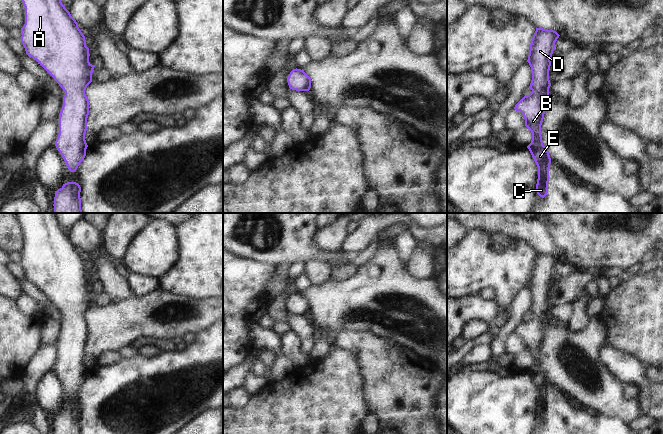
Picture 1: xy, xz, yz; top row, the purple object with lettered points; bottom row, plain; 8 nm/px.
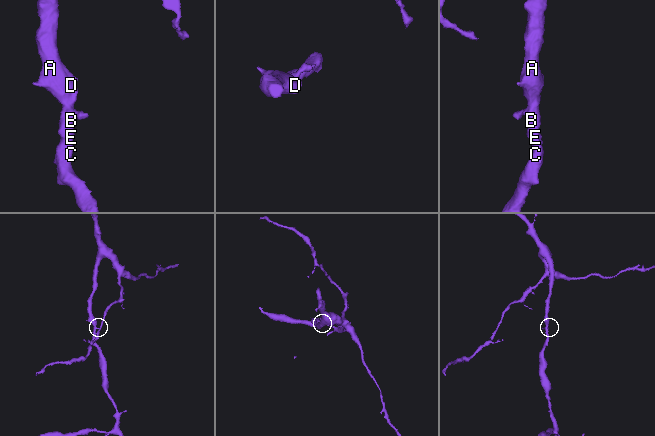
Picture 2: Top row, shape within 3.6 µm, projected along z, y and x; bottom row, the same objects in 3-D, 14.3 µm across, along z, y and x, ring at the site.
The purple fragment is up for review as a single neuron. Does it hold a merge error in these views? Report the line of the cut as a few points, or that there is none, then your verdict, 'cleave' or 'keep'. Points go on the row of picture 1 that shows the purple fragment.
cut none; keep

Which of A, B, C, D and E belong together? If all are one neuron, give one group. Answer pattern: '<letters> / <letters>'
A B C D E

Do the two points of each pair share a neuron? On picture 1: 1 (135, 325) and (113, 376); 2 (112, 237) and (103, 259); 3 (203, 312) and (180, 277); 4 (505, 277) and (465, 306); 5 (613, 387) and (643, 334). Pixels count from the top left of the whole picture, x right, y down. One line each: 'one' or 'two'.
1: two
2: two
3: two
4: two
5: two

